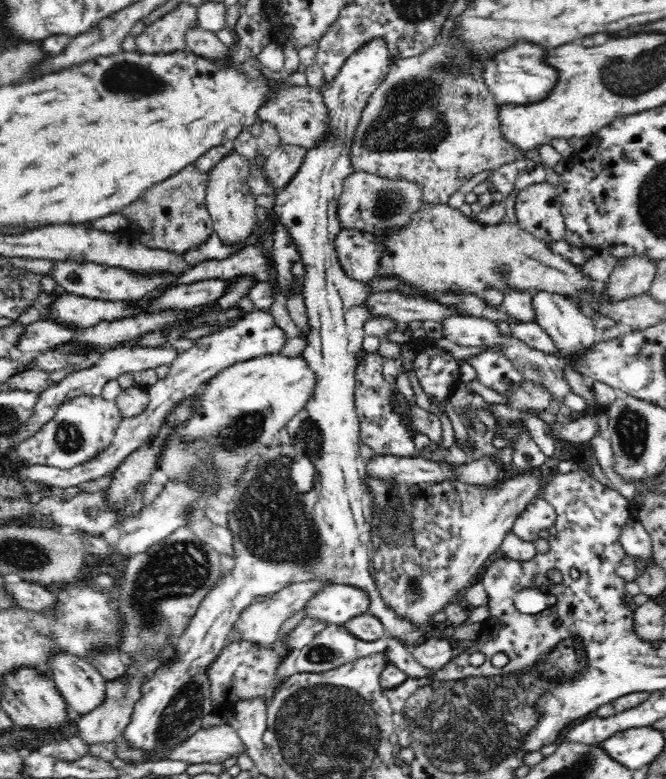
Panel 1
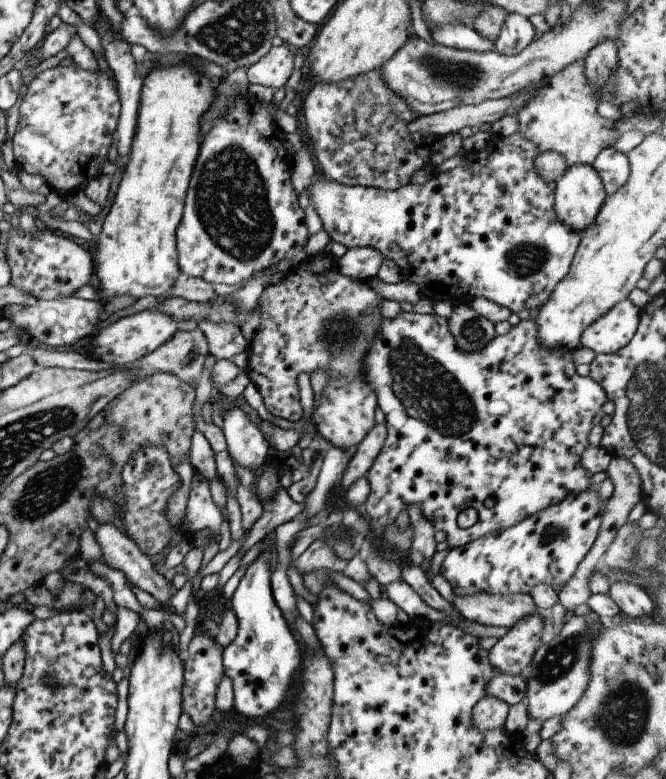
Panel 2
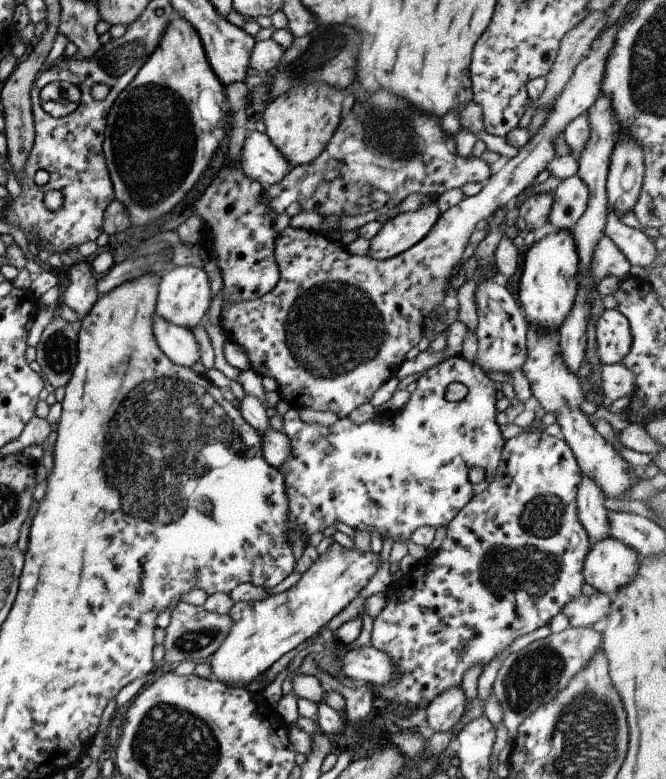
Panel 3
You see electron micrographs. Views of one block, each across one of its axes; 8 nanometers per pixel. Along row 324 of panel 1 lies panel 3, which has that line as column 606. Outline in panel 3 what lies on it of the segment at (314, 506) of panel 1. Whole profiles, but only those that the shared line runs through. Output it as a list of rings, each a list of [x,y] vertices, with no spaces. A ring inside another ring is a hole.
[[[599,309],[594,324],[594,338],[601,365],[620,364],[632,344],[628,321],[616,309]]]

